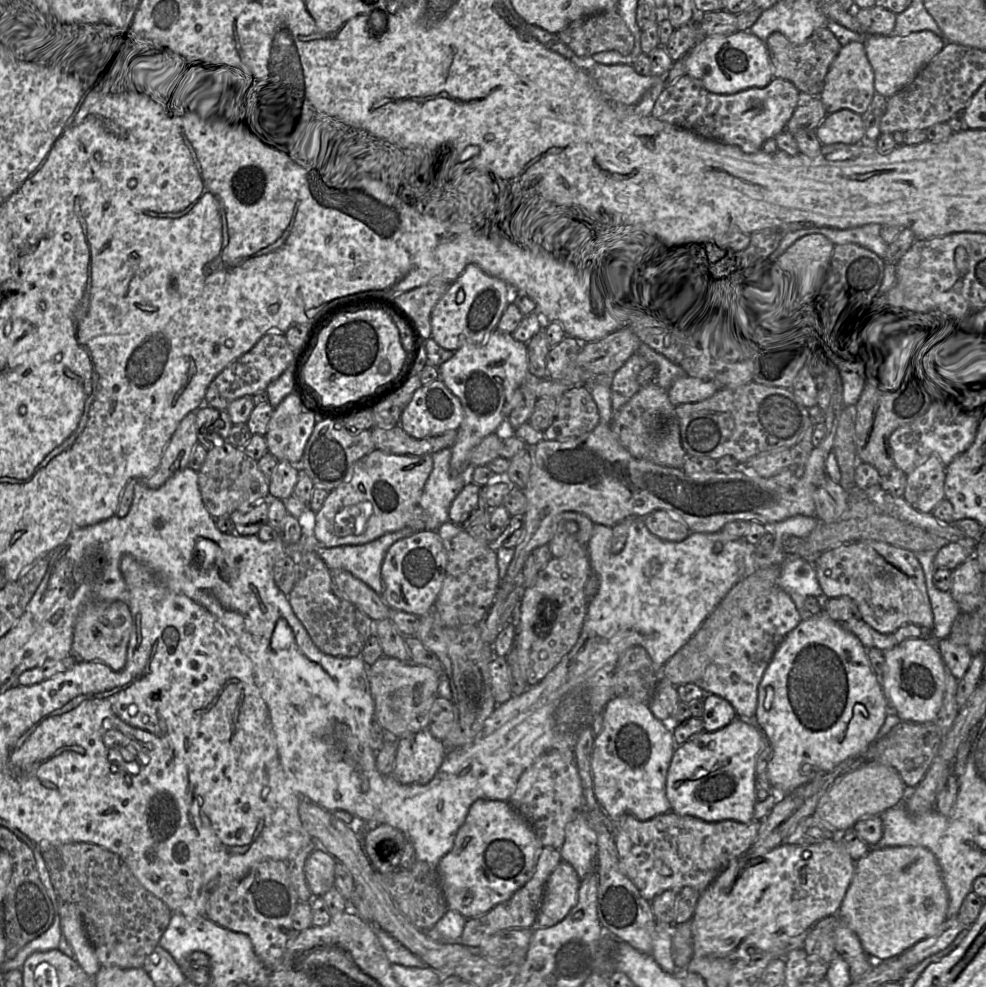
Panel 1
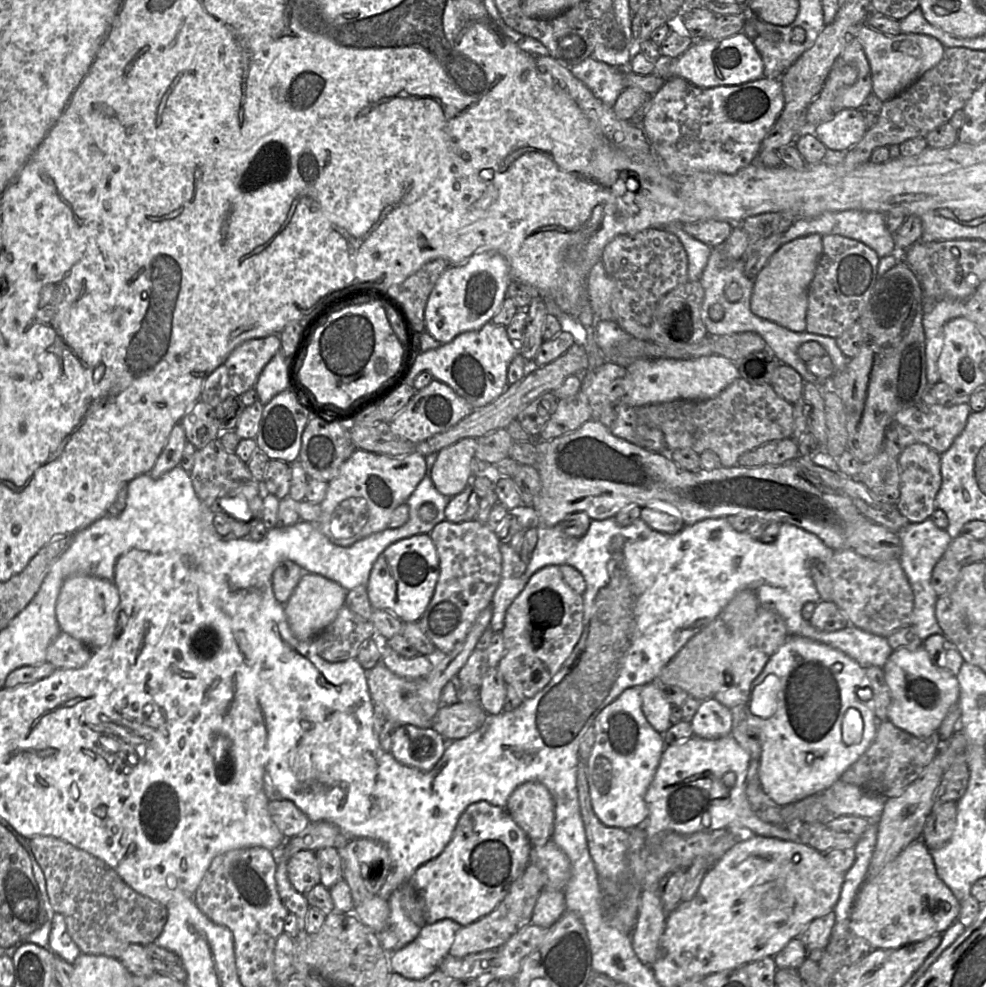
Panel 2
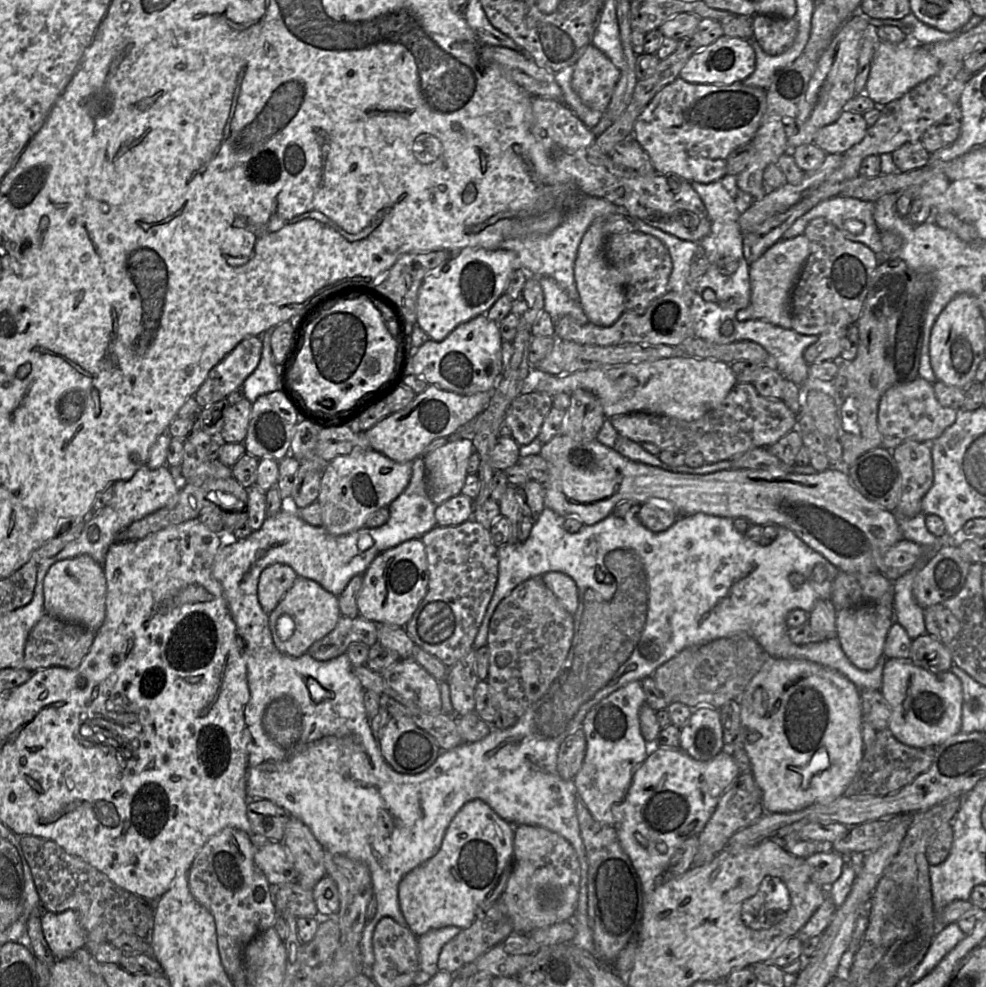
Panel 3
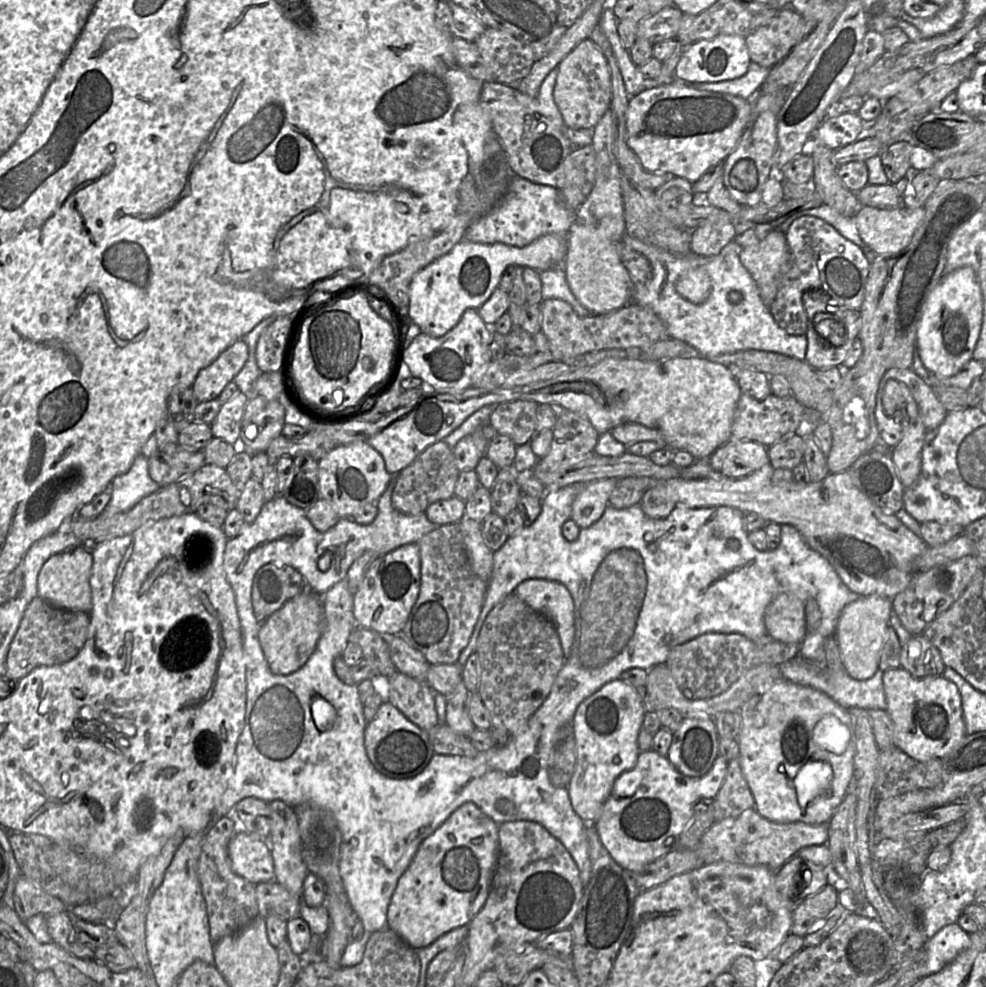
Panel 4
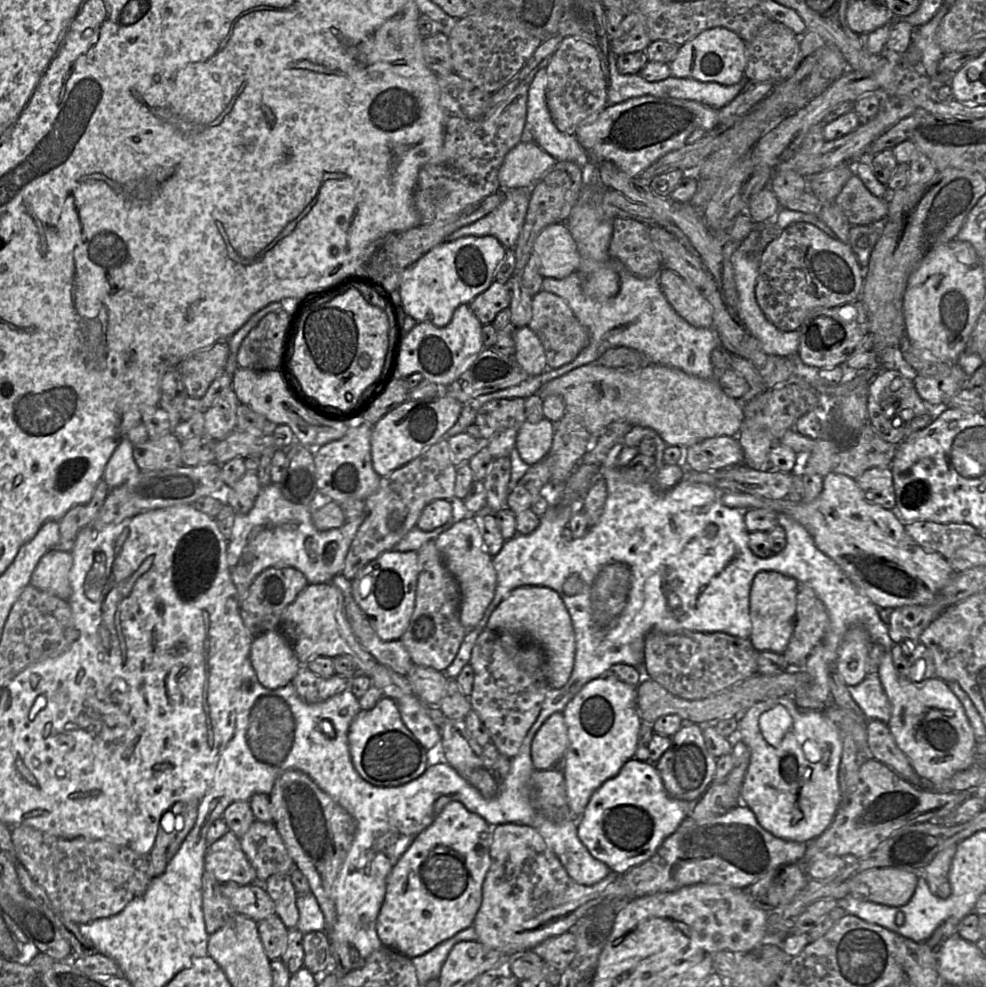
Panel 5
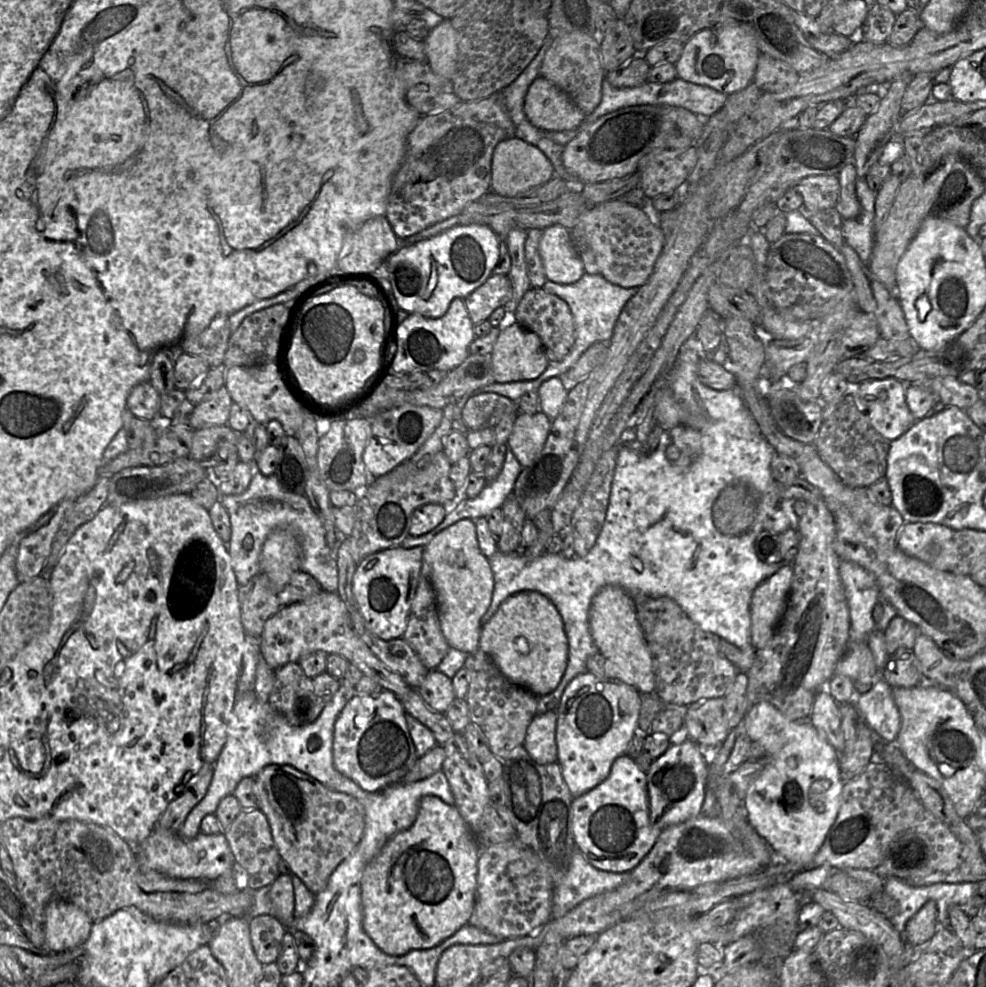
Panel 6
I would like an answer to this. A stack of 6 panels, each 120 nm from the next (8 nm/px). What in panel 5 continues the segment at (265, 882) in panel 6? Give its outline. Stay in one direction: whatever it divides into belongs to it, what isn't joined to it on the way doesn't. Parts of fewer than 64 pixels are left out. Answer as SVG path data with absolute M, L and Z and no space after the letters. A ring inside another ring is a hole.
M254 821L240 837L240 844L260 884L274 874L289 873L296 868L273 823Z

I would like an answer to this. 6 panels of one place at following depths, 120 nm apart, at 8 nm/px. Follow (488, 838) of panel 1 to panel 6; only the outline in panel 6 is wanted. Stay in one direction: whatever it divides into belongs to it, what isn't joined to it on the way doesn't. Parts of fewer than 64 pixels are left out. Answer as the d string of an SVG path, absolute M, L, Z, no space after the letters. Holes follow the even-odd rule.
M424 796L420 801L418 815L413 825L390 838L380 852L368 863L363 872L361 902L364 931L380 950L392 956L401 956L411 950L432 948L453 935L461 927L469 924L469 919L474 911L480 852L481 848L457 808L444 803L437 796Z

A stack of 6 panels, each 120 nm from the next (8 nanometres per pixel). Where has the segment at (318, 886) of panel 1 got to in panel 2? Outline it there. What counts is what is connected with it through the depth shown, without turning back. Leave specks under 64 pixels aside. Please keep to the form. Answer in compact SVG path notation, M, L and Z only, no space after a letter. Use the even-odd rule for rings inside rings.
M302 850L295 853L288 861L287 874L293 887L303 895L320 884L315 851Z

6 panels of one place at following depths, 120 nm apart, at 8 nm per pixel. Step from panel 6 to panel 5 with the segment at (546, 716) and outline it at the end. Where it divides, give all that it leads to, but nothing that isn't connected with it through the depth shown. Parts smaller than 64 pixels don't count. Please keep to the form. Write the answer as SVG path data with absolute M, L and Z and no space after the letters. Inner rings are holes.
M562 712L552 714L539 728L531 743L531 758L535 769L556 767L569 745L567 727Z

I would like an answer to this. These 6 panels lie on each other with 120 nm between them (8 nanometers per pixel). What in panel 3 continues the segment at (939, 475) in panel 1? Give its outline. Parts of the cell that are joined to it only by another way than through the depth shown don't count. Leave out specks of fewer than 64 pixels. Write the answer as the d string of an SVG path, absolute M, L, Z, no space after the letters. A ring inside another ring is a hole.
M913 440L906 441L900 444L899 446L897 446L895 449L893 449L892 455L898 467L901 476L901 485L902 485L902 493L899 499L898 506L896 510L893 511L898 522L898 517L912 518L922 513L922 500L929 491L929 489L931 488L931 486L933 485L933 480L934 480L931 443L923 443Z

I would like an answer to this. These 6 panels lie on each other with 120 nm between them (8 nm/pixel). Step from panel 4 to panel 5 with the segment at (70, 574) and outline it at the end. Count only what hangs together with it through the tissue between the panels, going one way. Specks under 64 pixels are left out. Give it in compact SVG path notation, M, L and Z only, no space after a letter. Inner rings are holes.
M50 550L40 559L32 574L30 584L68 601L71 595L69 574L72 565L71 551Z

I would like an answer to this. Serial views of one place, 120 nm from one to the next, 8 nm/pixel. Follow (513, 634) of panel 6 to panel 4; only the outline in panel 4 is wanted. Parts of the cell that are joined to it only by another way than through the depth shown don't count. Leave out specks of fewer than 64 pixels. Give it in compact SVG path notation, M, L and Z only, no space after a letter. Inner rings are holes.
M531 578L522 581L513 592L553 622L566 659L575 634L574 603L566 586L557 581Z

